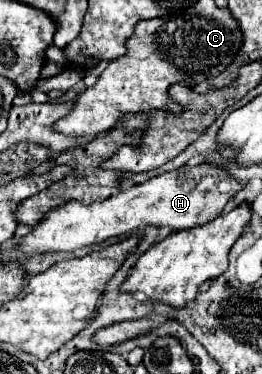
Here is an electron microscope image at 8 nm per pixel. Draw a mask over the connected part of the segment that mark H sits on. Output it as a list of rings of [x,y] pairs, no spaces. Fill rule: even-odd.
[[[201,163],[195,167],[185,165],[175,171],[157,175],[131,189],[123,189],[105,201],[89,203],[89,205],[83,205],[79,201],[69,201],[49,211],[45,219],[33,227],[31,233],[21,237],[19,251],[29,255],[47,253],[47,251],[73,251],[79,247],[101,243],[103,239],[109,237],[135,233],[145,225],[155,225],[155,227],[169,225],[173,227],[173,231],[191,229],[195,225],[203,225],[219,217],[227,201],[241,189],[243,183],[233,179],[233,175],[221,167],[215,167],[211,163]]]

